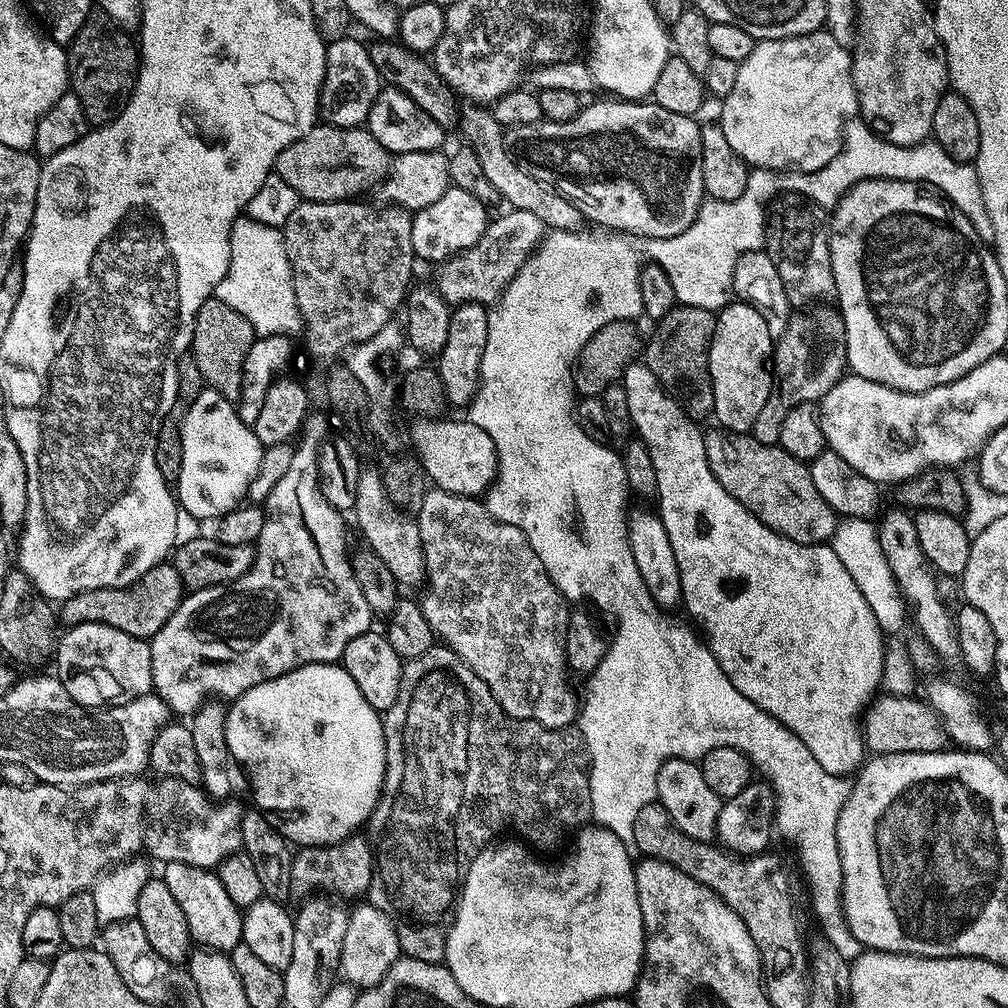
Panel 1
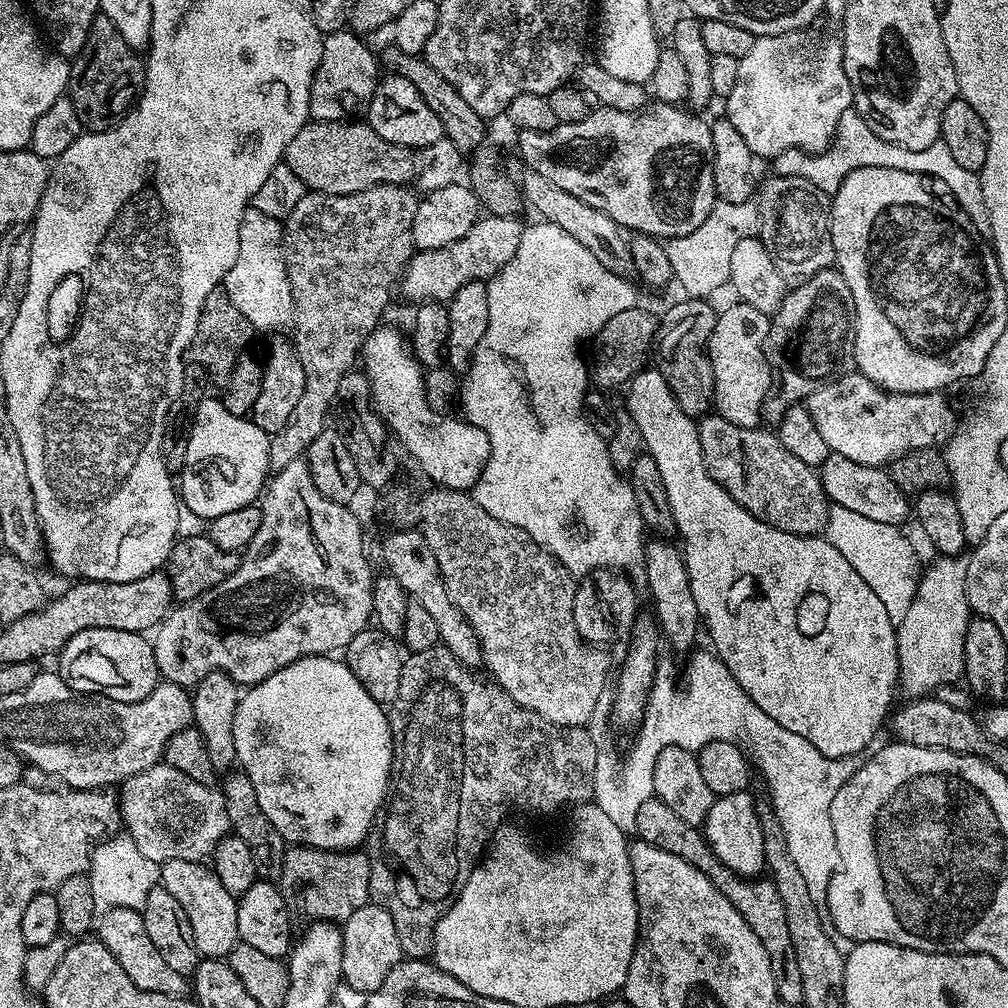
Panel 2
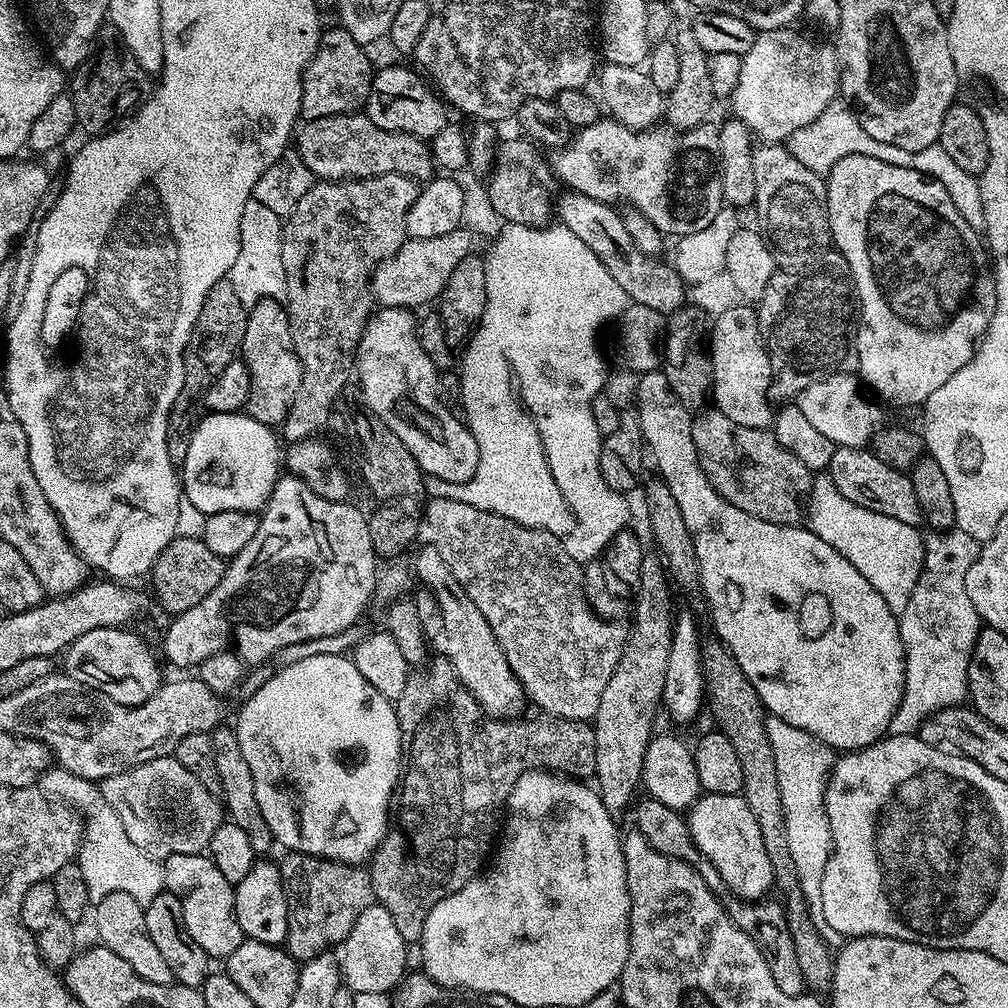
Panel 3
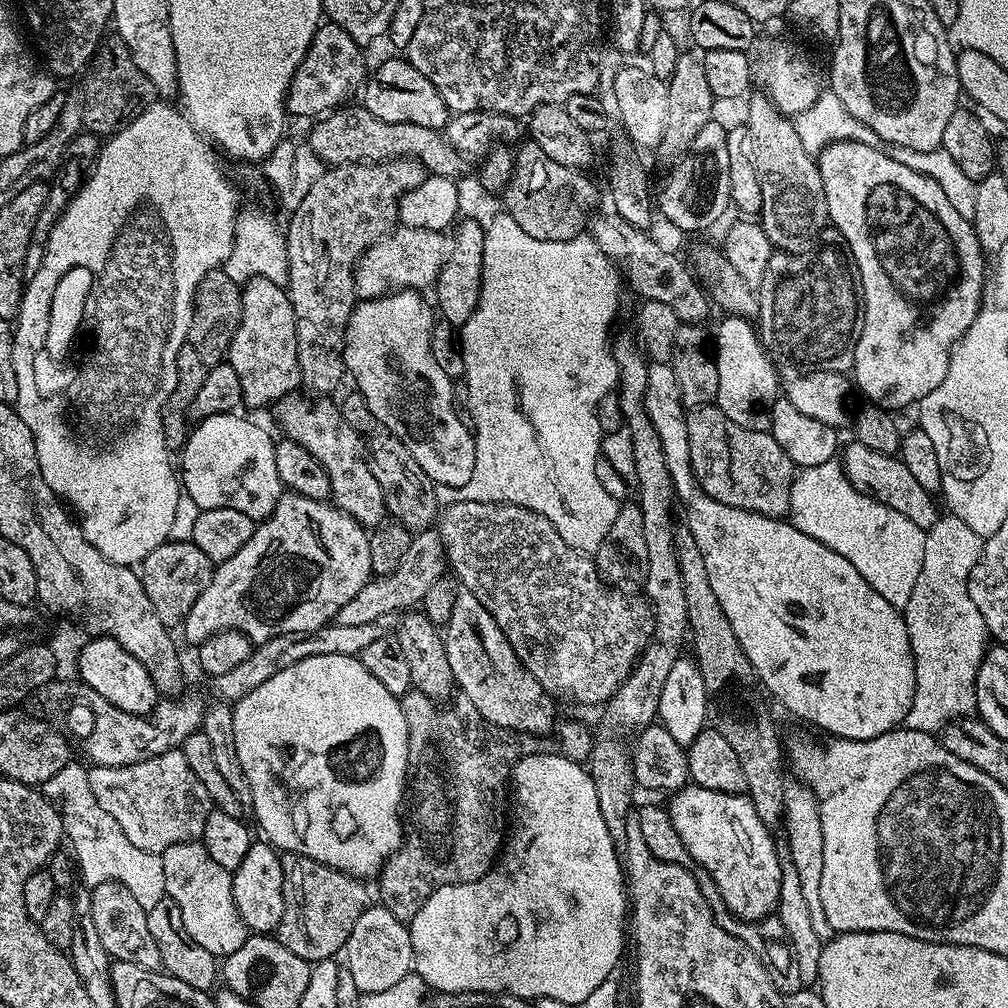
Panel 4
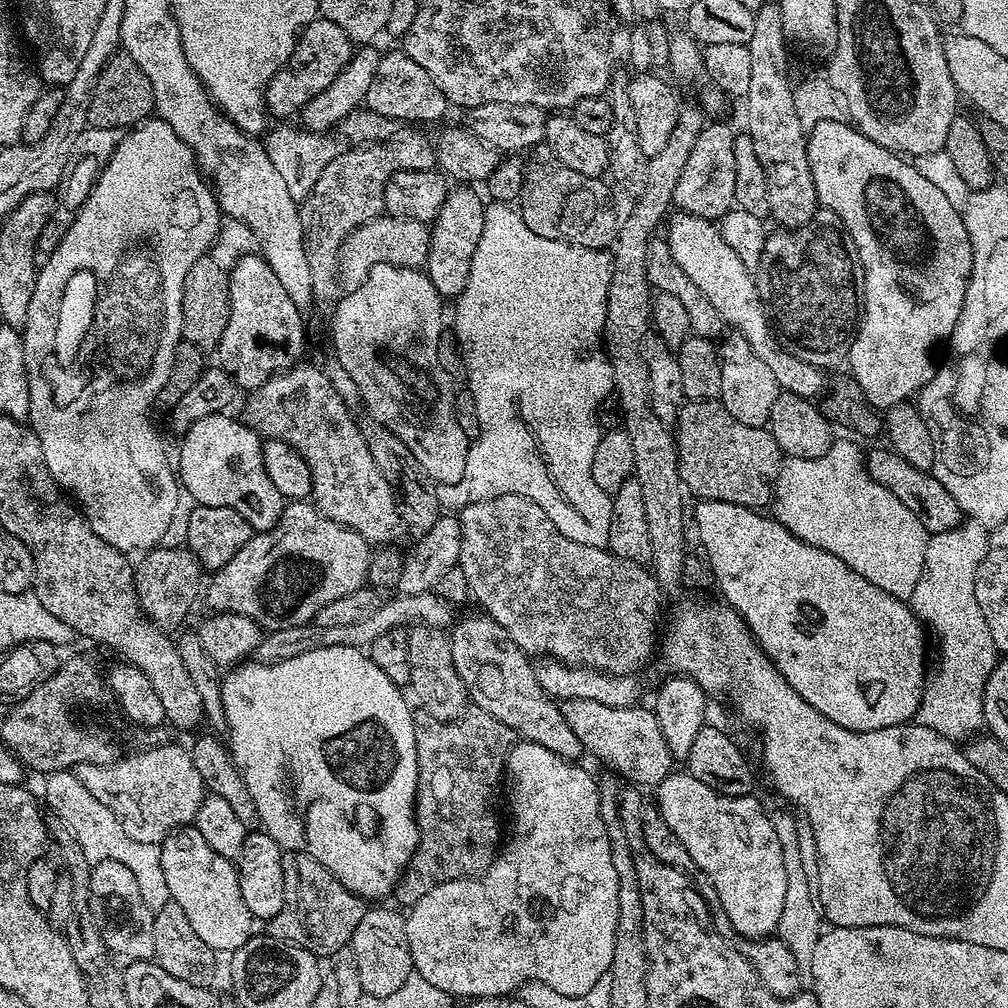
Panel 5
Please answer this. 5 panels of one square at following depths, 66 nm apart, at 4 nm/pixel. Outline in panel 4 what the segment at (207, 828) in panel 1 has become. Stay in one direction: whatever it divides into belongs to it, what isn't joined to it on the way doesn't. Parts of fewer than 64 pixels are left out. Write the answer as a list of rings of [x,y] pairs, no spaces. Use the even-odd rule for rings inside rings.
[[[180,748],[130,766],[92,766],[88,777],[98,806],[117,820],[131,844],[146,852],[161,855],[172,845],[201,839],[206,820],[214,810],[206,786],[198,782]]]

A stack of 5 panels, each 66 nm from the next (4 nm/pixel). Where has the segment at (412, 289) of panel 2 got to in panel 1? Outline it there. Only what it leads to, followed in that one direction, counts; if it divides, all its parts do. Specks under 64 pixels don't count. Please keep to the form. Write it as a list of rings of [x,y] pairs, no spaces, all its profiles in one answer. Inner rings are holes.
[[[508,210],[505,216],[500,216],[497,220],[495,217],[477,244],[470,246],[465,252],[448,257],[439,265],[440,295],[450,306],[468,301],[488,306],[499,301],[506,285],[516,277],[520,267],[536,251],[545,235],[544,223],[534,218],[534,214],[526,214],[526,210]]]

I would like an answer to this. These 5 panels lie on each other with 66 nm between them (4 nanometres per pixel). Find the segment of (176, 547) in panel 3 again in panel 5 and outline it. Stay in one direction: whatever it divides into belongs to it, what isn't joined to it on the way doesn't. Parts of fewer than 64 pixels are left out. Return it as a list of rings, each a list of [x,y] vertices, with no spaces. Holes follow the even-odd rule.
[[[157,546],[141,555],[134,568],[136,577],[136,597],[144,615],[155,620],[159,628],[173,630],[188,616],[188,611],[196,604],[196,595],[201,595],[202,569],[198,558],[187,546],[164,548]]]

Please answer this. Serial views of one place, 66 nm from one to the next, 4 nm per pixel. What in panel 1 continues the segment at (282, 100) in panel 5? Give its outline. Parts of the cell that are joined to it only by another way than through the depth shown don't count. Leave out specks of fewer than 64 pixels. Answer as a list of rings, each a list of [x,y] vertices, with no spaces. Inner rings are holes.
[[[350,39],[334,40],[327,45],[326,74],[320,87],[319,119],[339,128],[361,127],[367,121],[382,87],[379,72],[371,62],[369,45]]]

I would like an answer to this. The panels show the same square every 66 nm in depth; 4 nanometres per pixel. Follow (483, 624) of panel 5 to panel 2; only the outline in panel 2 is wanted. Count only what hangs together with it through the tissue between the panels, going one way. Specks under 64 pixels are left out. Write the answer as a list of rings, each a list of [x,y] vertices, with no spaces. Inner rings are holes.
[[[417,529],[391,531],[382,544],[382,554],[388,566],[389,575],[394,576],[409,597],[423,604],[438,622],[441,645],[450,650],[463,665],[469,668],[480,666],[483,657],[480,641],[445,589],[441,567],[438,566],[433,548],[426,542],[423,533]]]

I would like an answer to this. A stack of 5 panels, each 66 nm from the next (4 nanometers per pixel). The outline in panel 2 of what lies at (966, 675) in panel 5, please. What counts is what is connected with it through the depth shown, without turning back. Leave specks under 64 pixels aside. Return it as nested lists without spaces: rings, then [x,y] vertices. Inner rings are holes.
[[[963,555],[940,556],[923,569],[916,585],[916,596],[910,602],[906,618],[896,625],[899,687],[908,698],[924,698],[935,688],[944,688],[964,675],[966,630],[974,619],[966,594],[968,562]]]

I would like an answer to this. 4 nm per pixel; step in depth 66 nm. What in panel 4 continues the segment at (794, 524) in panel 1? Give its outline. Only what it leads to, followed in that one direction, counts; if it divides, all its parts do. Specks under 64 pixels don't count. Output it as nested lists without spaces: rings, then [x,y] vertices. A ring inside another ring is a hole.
[[[715,403],[701,404],[700,407],[691,409],[687,417],[690,434],[690,466],[696,483],[707,496],[726,506],[750,510],[754,514],[777,518],[789,515],[794,466],[790,458],[786,458],[782,446],[774,442],[771,431],[759,432],[746,430],[746,426],[738,426],[738,422],[730,422],[730,418],[726,418],[726,414],[722,414],[722,410],[716,407]]]

